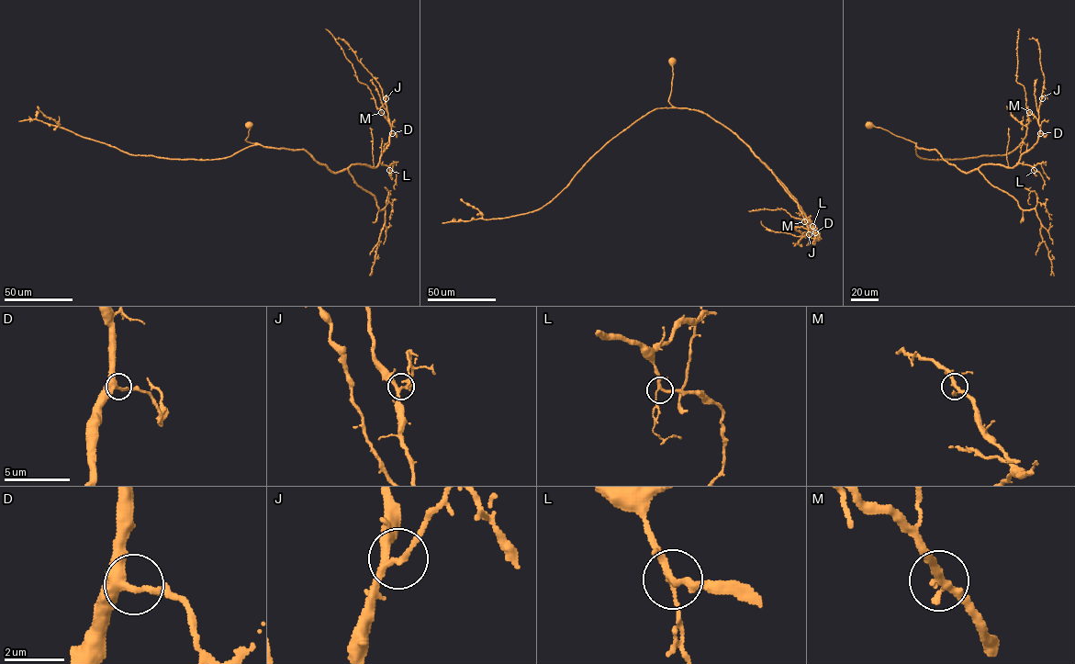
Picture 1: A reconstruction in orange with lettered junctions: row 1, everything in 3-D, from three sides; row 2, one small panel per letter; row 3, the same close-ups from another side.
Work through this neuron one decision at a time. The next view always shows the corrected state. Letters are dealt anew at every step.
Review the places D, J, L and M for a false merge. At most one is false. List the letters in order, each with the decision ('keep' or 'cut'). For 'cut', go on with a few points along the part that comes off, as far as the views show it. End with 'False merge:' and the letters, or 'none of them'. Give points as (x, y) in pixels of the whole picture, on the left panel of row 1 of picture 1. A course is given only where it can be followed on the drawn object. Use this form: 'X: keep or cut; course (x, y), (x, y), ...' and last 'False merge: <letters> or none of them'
D: keep
J: keep
L: keep
M: keep
False merge: none of them

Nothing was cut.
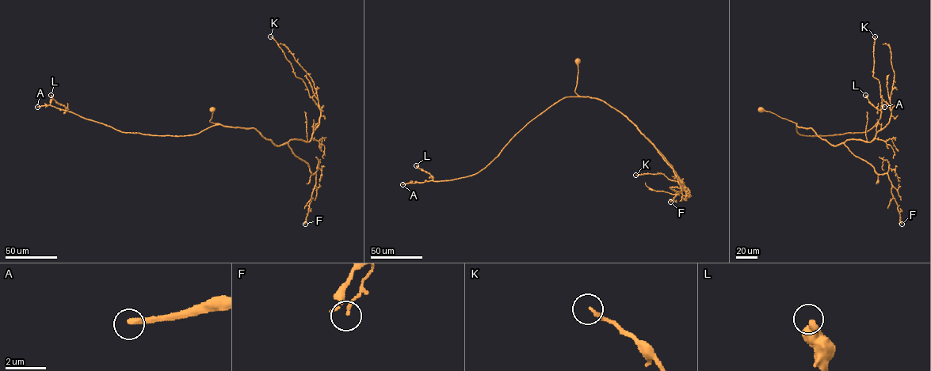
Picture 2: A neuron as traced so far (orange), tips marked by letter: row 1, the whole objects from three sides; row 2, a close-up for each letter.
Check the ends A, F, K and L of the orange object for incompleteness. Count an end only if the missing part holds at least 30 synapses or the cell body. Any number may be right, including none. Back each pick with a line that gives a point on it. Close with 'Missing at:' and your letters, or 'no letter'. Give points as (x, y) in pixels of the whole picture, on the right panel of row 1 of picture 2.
A: place (884, 107)
Missing at: A

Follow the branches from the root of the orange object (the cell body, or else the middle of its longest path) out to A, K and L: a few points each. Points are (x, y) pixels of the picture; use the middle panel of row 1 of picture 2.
A: (577, 62), (574, 92), (585, 96), (566, 96), (555, 103), (528, 122), (483, 168), (453, 179), (402, 184)
K: (577, 62), (575, 92), (600, 99), (625, 115), (664, 157), (686, 191), (661, 172), (635, 175)
L: (577, 62), (574, 92), (585, 96), (566, 96), (555, 103), (477, 172), (434, 181), (416, 165)

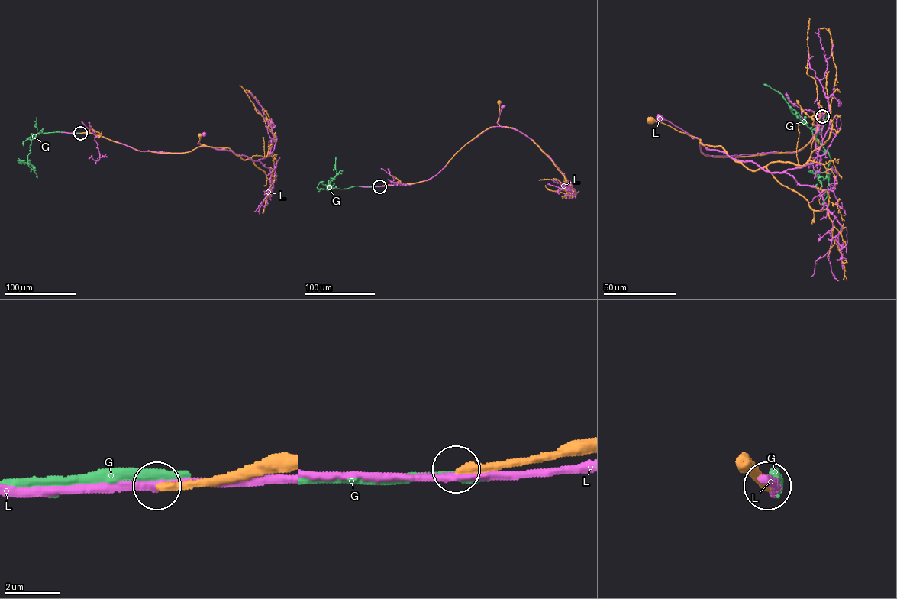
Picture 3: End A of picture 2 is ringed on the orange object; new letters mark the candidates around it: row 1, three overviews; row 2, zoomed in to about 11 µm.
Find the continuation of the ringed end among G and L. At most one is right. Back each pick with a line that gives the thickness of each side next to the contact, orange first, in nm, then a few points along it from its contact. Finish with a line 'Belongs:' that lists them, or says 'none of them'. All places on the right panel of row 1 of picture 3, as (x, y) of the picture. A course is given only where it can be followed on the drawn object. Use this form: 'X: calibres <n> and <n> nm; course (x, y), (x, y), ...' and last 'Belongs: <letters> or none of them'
Belongs: none of them

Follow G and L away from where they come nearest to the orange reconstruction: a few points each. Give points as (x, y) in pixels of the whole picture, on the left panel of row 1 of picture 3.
G: (81, 133), (55, 132), (32, 135), (27, 138), (31, 140), (27, 163), (17, 160), (24, 160)
L: (81, 133), (93, 133), (141, 151), (178, 153), (190, 151), (202, 146), (198, 143), (203, 134)

